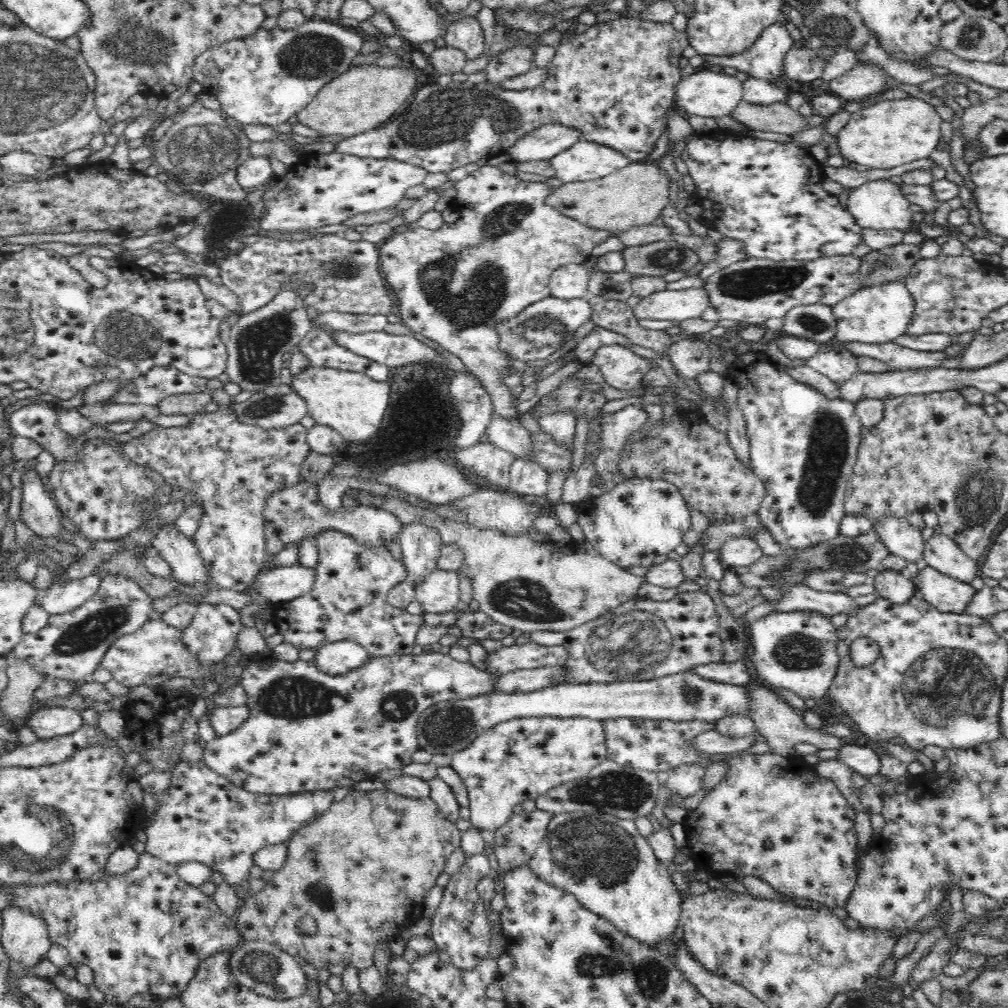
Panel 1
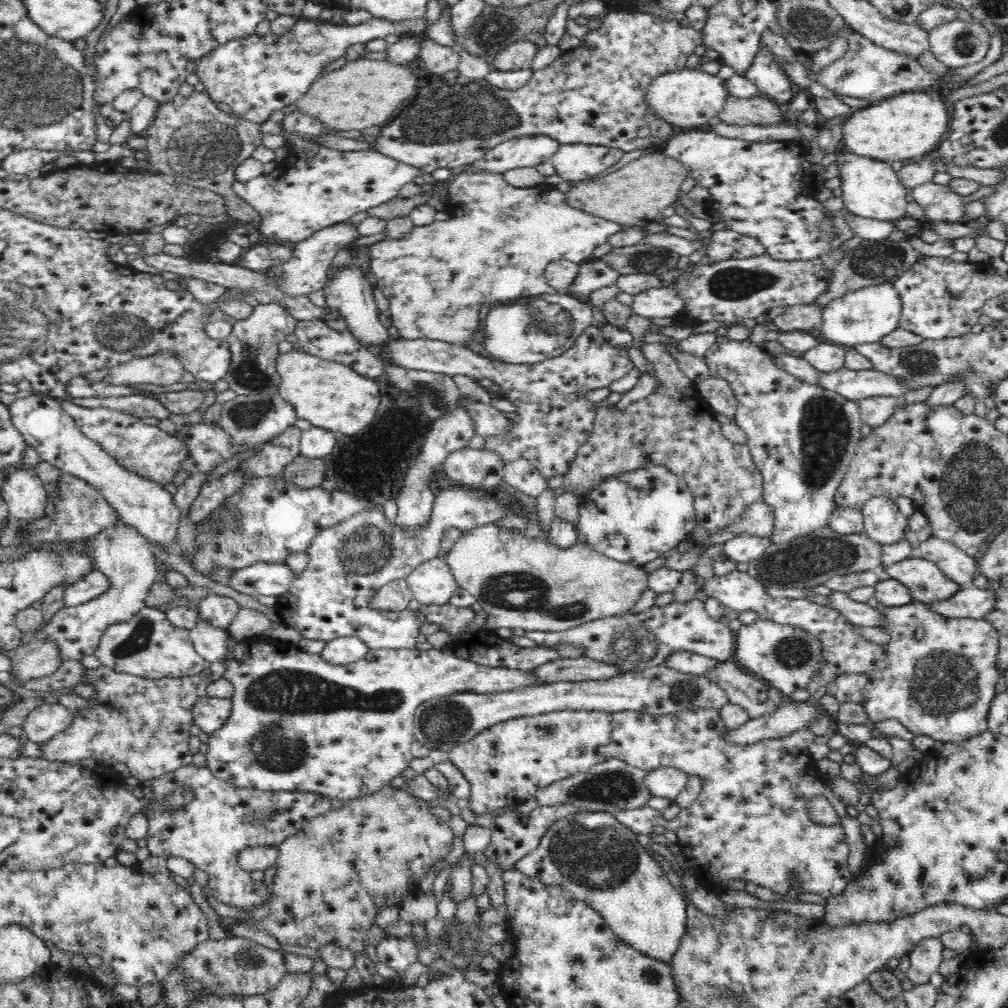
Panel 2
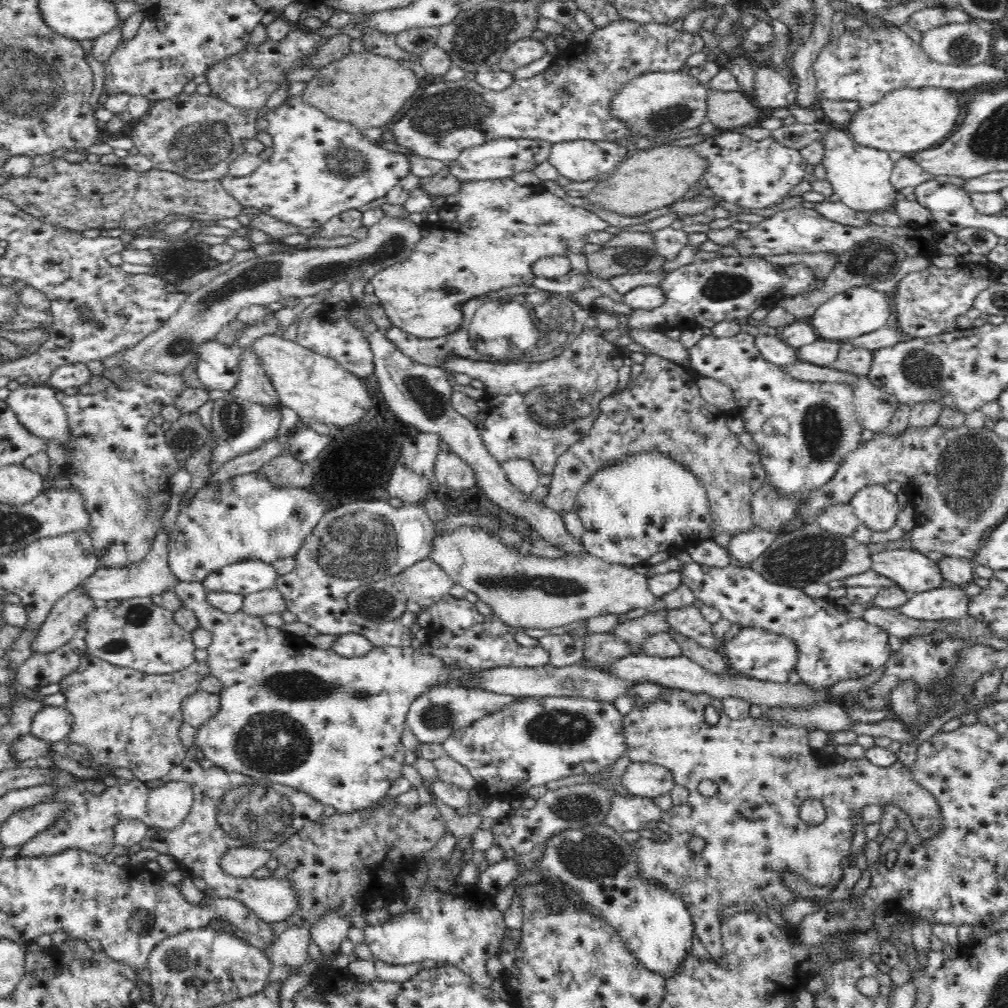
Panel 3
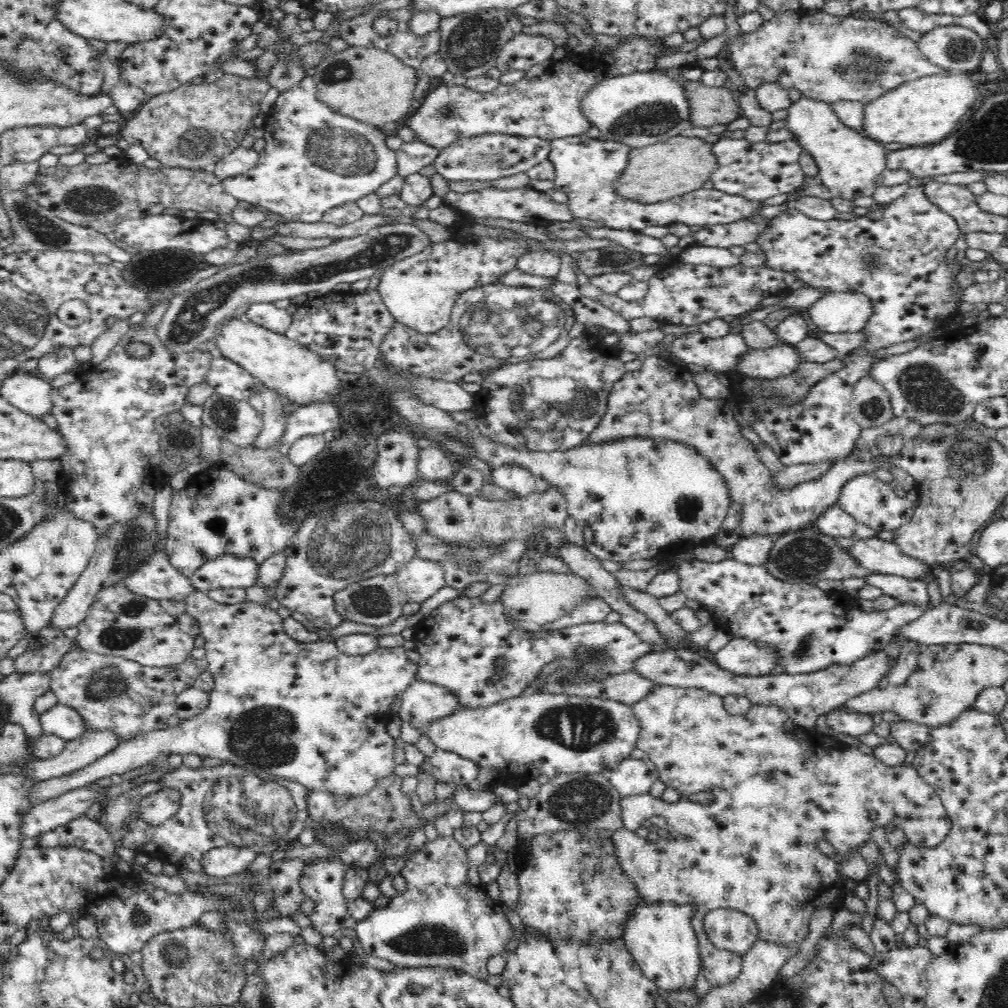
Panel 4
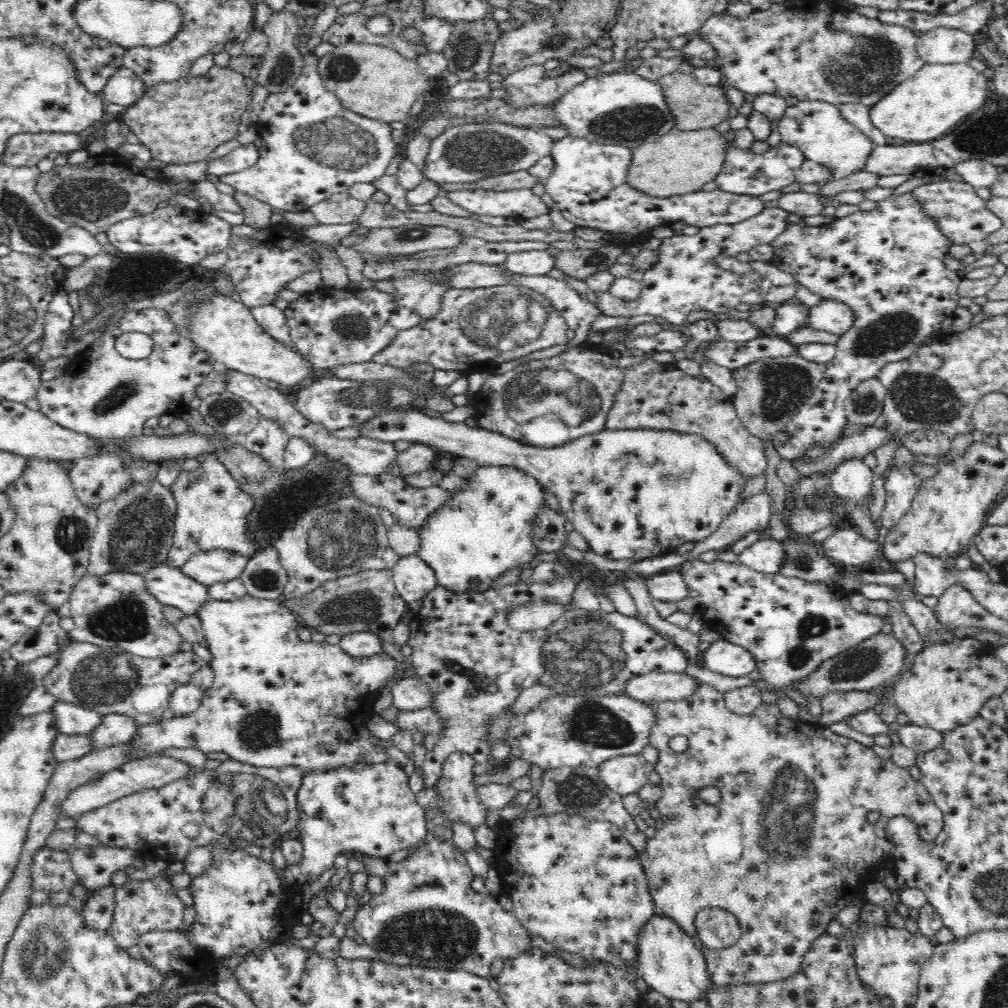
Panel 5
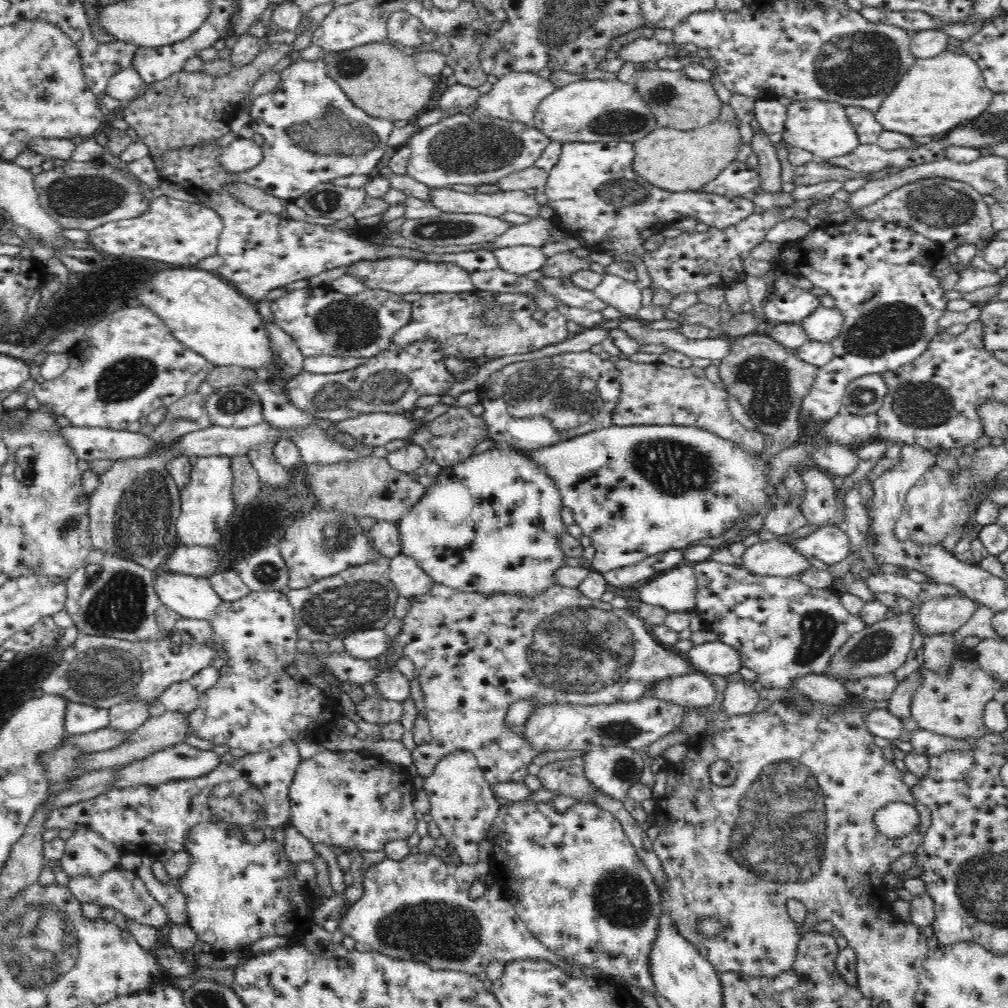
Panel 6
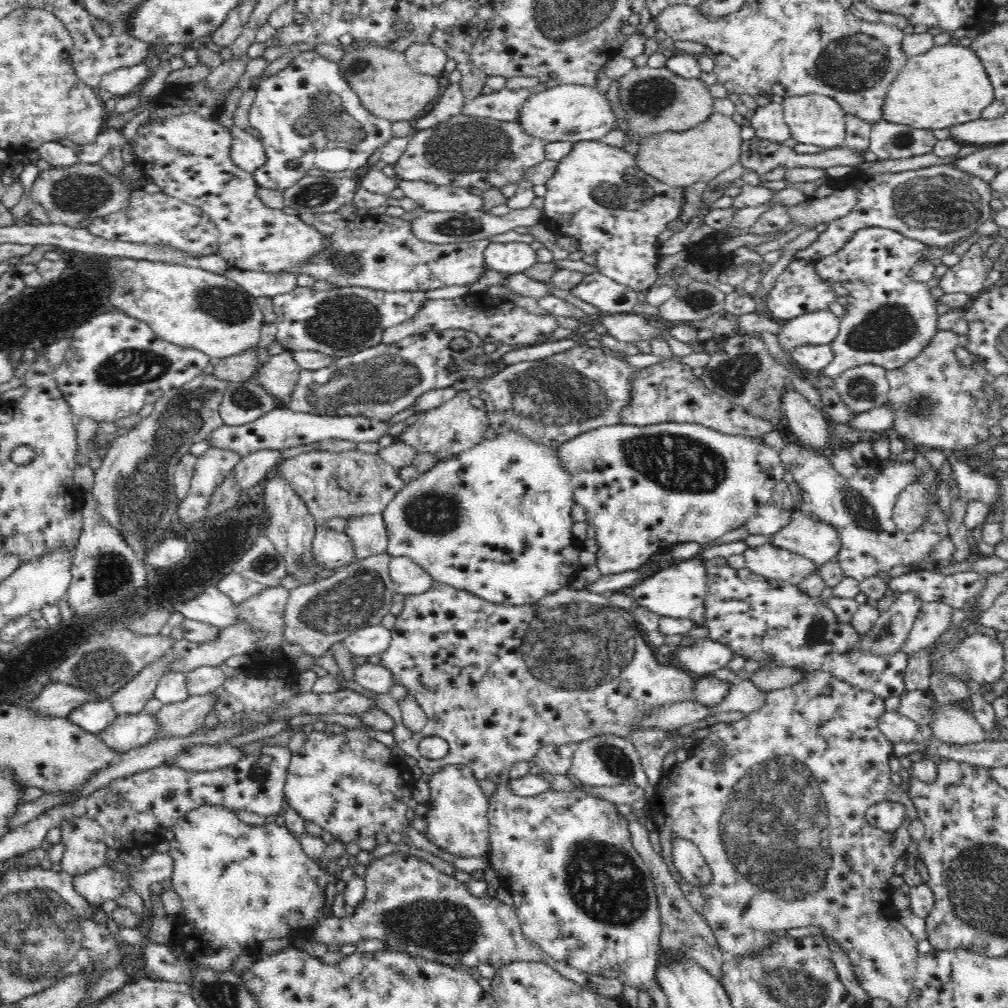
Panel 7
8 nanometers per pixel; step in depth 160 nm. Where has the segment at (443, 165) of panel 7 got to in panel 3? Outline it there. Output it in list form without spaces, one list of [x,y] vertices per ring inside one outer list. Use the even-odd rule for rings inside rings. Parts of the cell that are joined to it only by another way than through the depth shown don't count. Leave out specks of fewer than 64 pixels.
[[[497,138],[474,146],[464,147],[456,160],[446,163],[448,172],[463,182],[492,181],[510,178],[526,170],[533,170],[548,161],[552,143],[529,138]]]

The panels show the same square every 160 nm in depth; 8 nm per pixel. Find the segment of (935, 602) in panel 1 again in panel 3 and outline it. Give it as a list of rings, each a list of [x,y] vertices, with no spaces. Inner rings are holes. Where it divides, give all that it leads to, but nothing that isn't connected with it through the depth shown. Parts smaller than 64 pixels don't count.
[[[886,547],[871,553],[869,560],[874,572],[897,582],[902,590],[922,592],[944,582],[936,562],[908,547]]]

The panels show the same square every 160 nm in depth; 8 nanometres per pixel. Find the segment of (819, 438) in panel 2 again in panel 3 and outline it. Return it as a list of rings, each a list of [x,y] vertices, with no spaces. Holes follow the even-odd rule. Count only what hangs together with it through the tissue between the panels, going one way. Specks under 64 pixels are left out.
[[[747,328],[724,338],[703,335],[688,349],[688,361],[697,375],[714,378],[733,391],[735,414],[742,417],[746,432],[763,449],[765,482],[773,484],[781,496],[797,494],[802,504],[812,490],[832,478],[843,458],[862,443],[863,427],[853,409],[853,384],[794,380],[760,355],[754,337],[754,331]],[[772,417],[784,418],[788,430],[766,434],[764,424]]]

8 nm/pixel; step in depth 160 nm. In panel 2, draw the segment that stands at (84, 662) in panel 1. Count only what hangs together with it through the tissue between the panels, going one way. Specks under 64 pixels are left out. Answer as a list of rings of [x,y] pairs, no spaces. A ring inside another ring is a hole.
[[[118,518],[105,526],[101,531],[83,541],[87,550],[93,553],[93,561],[110,579],[110,588],[98,598],[88,602],[62,607],[54,618],[38,632],[36,640],[52,638],[59,643],[62,659],[74,658],[82,662],[85,655],[94,654],[96,647],[104,634],[104,629],[116,621],[129,619],[145,604],[149,588],[157,580],[159,570],[158,558],[154,554],[156,541],[150,541],[136,527]]]

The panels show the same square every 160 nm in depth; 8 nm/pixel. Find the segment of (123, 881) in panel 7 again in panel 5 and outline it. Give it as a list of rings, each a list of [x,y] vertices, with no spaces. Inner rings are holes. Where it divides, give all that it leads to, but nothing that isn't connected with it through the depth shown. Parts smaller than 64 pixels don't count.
[[[161,876],[152,880],[128,879],[123,886],[114,889],[114,901],[115,917],[108,933],[126,948],[136,945],[140,935],[148,931],[185,930],[183,917],[186,906],[178,898],[176,890]]]

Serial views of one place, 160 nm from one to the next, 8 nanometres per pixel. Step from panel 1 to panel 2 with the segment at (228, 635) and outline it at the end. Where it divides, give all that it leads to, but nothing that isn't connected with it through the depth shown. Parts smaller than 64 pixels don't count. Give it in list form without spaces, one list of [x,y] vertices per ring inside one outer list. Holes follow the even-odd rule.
[[[211,593],[198,601],[200,615],[214,626],[227,630],[229,622],[238,614],[240,606],[230,596]]]

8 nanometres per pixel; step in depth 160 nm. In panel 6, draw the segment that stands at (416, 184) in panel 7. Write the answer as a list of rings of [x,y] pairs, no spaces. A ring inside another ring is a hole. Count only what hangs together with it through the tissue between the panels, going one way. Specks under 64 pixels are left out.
[[[450,187],[430,190],[430,202],[442,212],[480,213],[497,217],[508,211],[538,217],[541,205],[534,197],[523,190],[500,190],[492,194],[464,193]]]

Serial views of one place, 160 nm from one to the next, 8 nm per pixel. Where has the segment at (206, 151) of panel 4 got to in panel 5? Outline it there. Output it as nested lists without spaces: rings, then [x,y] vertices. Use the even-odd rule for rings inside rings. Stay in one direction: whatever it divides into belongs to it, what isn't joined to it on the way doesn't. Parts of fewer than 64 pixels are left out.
[[[214,65],[202,76],[184,75],[172,82],[147,87],[142,98],[127,107],[122,122],[127,124],[152,154],[152,158],[164,163],[187,164],[203,161],[220,144],[237,138],[240,116],[246,110],[251,100],[252,88],[256,86],[257,79],[240,74],[228,67]]]

